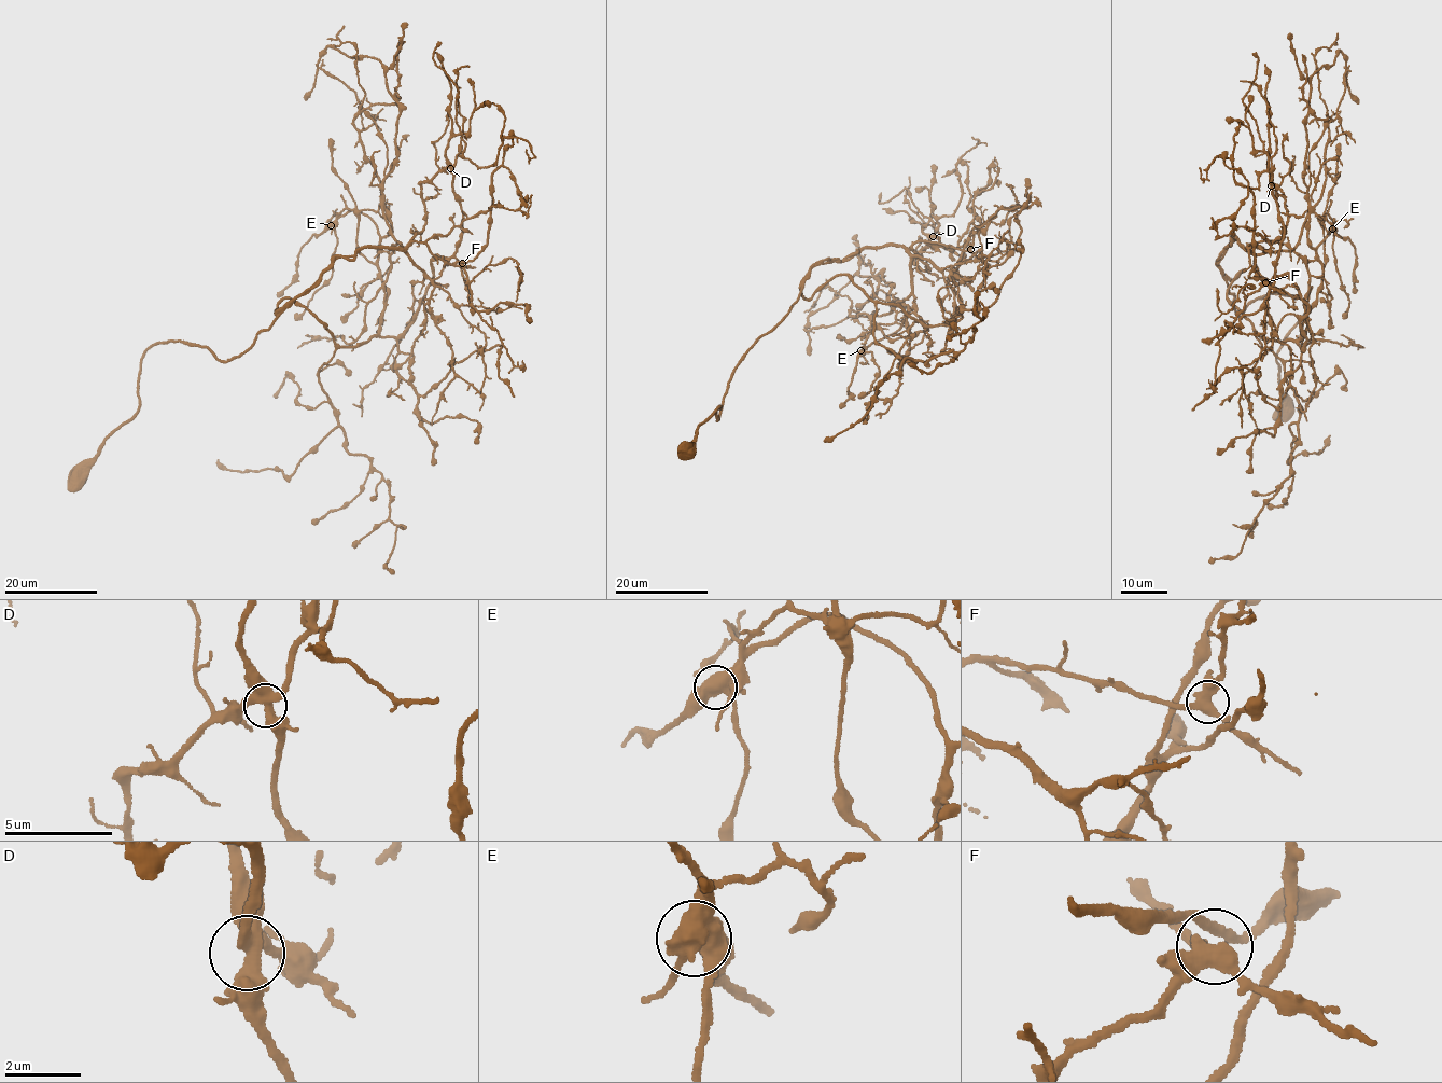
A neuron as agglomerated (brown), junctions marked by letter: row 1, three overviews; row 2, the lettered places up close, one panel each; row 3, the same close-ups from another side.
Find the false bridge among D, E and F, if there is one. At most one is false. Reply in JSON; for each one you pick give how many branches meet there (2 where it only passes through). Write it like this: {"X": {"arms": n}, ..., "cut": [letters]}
{"cut": []}

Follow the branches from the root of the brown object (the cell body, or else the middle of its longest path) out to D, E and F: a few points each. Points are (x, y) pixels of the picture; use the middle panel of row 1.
D: (686, 452), (812, 266), (900, 245), (924, 271), (915, 259), (933, 236)
E: (686, 452), (718, 405), (717, 420), (734, 366), (780, 323), (812, 266), (899, 245), (916, 308), (860, 350)
F: (686, 452), (718, 405), (717, 420), (734, 366), (780, 323), (812, 266), (920, 241), (970, 249)

